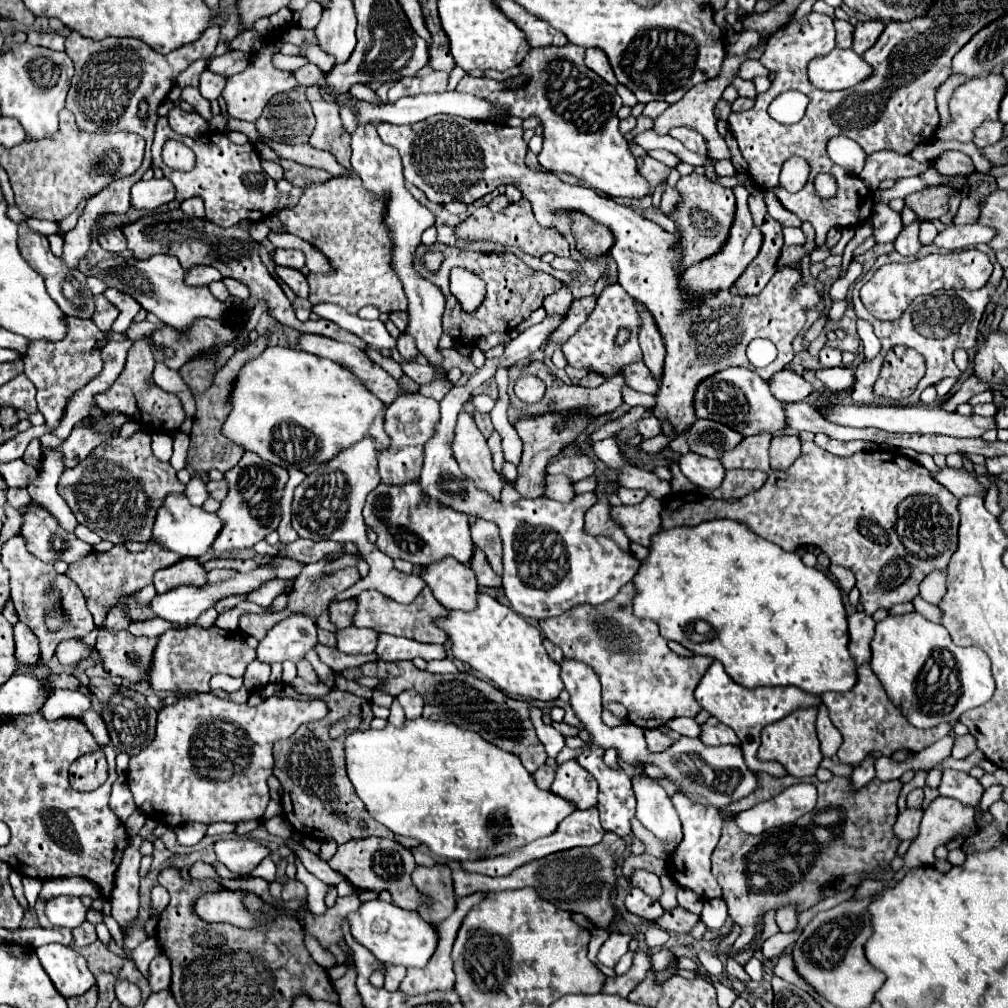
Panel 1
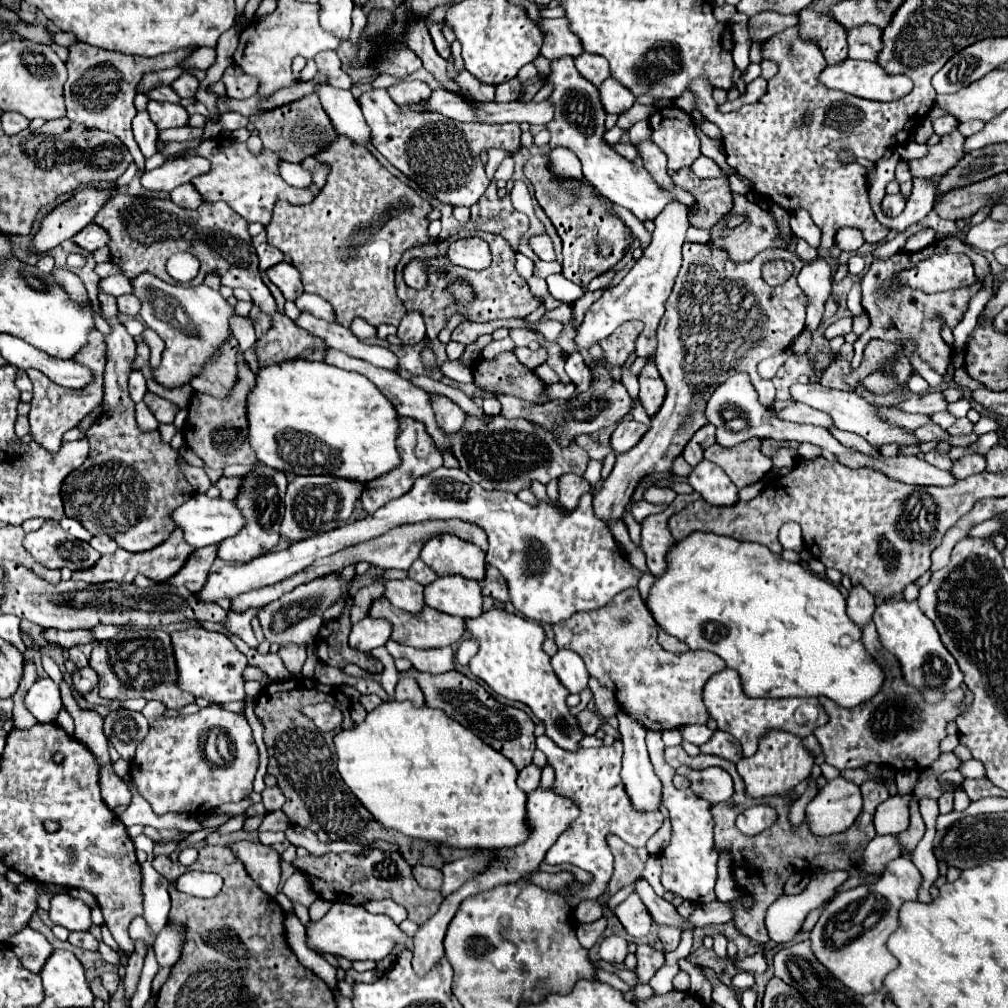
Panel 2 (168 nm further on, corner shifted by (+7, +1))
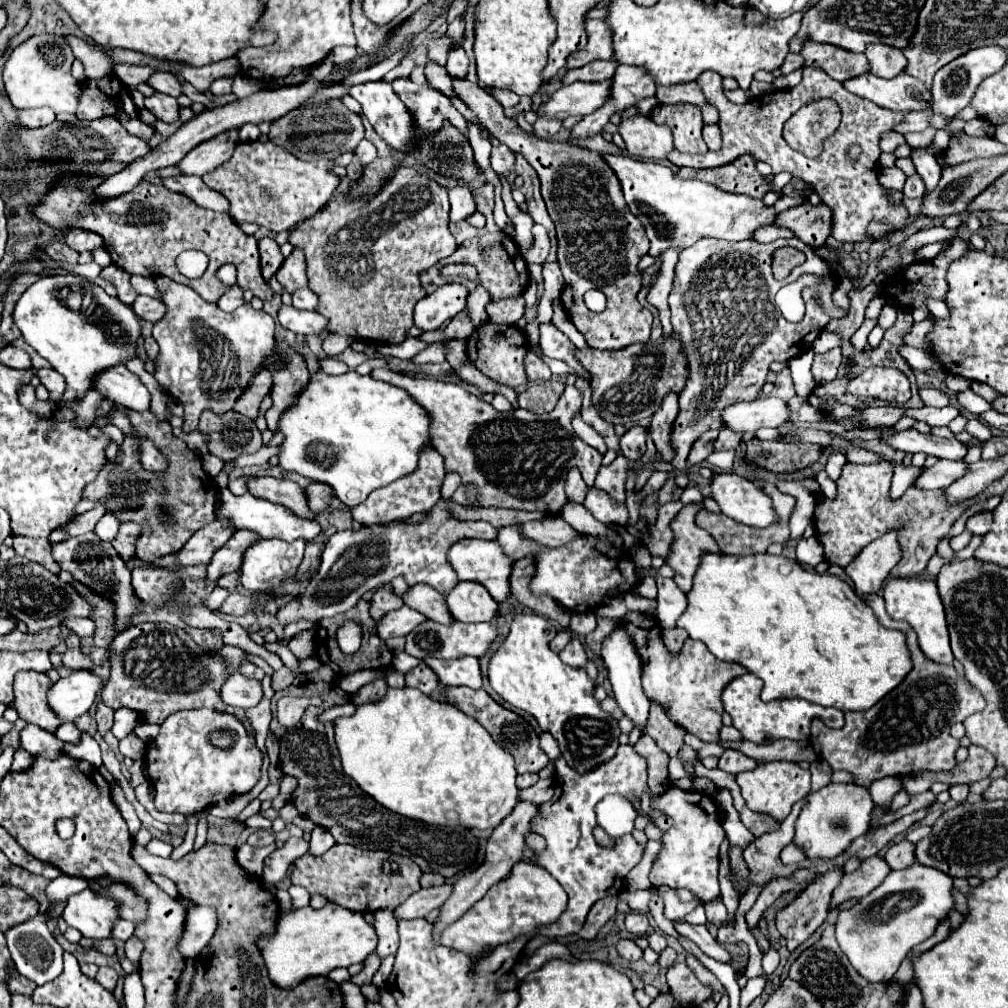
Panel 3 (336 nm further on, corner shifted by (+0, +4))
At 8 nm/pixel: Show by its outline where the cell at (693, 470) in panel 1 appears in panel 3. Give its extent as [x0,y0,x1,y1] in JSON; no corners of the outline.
[710,474,778,528]

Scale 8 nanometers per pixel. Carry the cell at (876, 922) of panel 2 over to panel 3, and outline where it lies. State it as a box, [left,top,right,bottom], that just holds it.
[836,864,954,982]

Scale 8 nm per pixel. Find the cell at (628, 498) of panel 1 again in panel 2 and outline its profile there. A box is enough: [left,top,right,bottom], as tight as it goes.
[631,501,665,521]

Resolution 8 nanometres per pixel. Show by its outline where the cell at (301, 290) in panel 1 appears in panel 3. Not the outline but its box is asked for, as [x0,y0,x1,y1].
[276,248,308,292]

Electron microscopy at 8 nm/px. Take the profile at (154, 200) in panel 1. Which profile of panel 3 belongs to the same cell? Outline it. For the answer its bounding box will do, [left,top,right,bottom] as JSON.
[178,128,240,176]

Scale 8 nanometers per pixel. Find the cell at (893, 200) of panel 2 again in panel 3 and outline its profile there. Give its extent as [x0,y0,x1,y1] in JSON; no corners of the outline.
[902,174,924,198]

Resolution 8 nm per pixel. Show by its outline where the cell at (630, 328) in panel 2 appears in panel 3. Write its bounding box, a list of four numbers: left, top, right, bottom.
[452,78,654,350]

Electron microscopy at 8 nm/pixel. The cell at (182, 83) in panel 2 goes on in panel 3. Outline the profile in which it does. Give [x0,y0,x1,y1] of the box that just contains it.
[148,70,182,98]

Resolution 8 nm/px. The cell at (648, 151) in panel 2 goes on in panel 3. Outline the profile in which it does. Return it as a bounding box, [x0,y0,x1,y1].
[618,114,674,160]

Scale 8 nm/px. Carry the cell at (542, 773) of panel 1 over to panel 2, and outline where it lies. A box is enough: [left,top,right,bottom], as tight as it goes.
[517,763,541,793]

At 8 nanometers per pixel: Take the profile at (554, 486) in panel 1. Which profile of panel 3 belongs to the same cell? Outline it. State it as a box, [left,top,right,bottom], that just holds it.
[584,488,628,526]

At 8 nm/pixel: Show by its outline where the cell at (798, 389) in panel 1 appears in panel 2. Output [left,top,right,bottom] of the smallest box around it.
[789,383,919,447]

